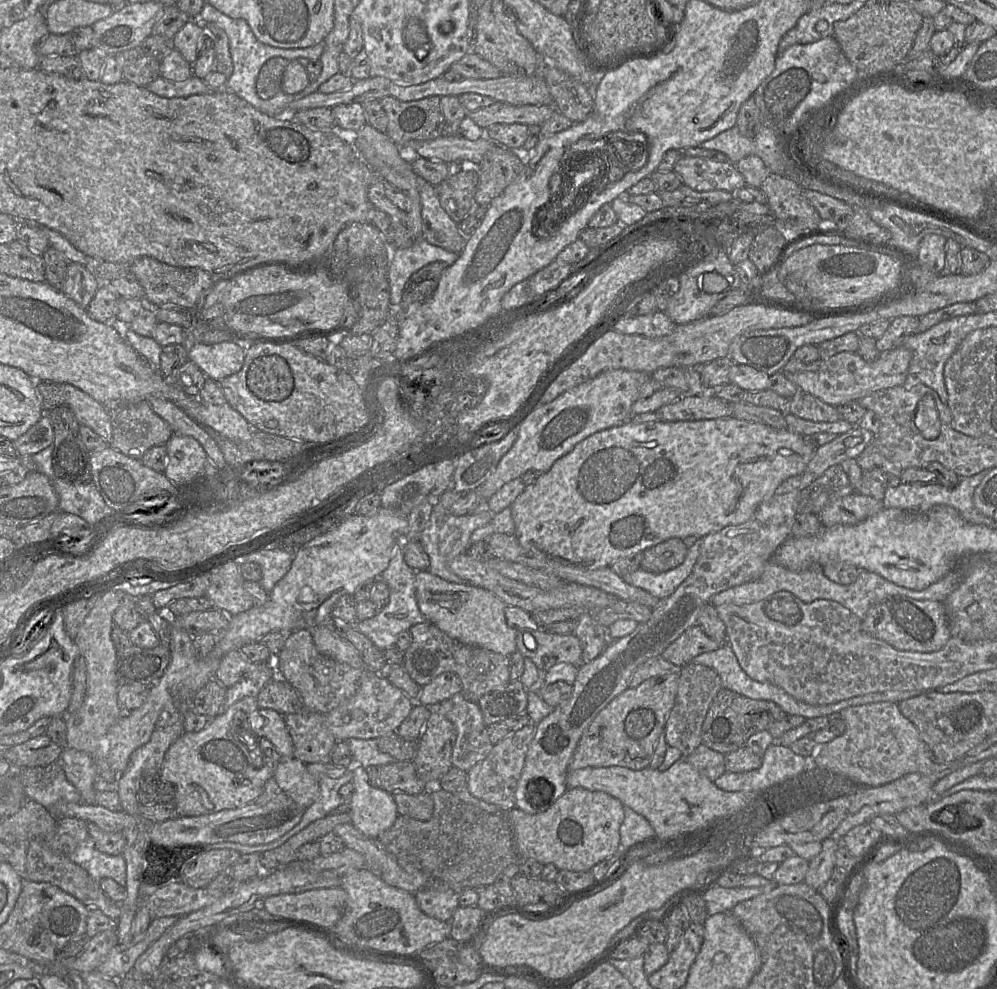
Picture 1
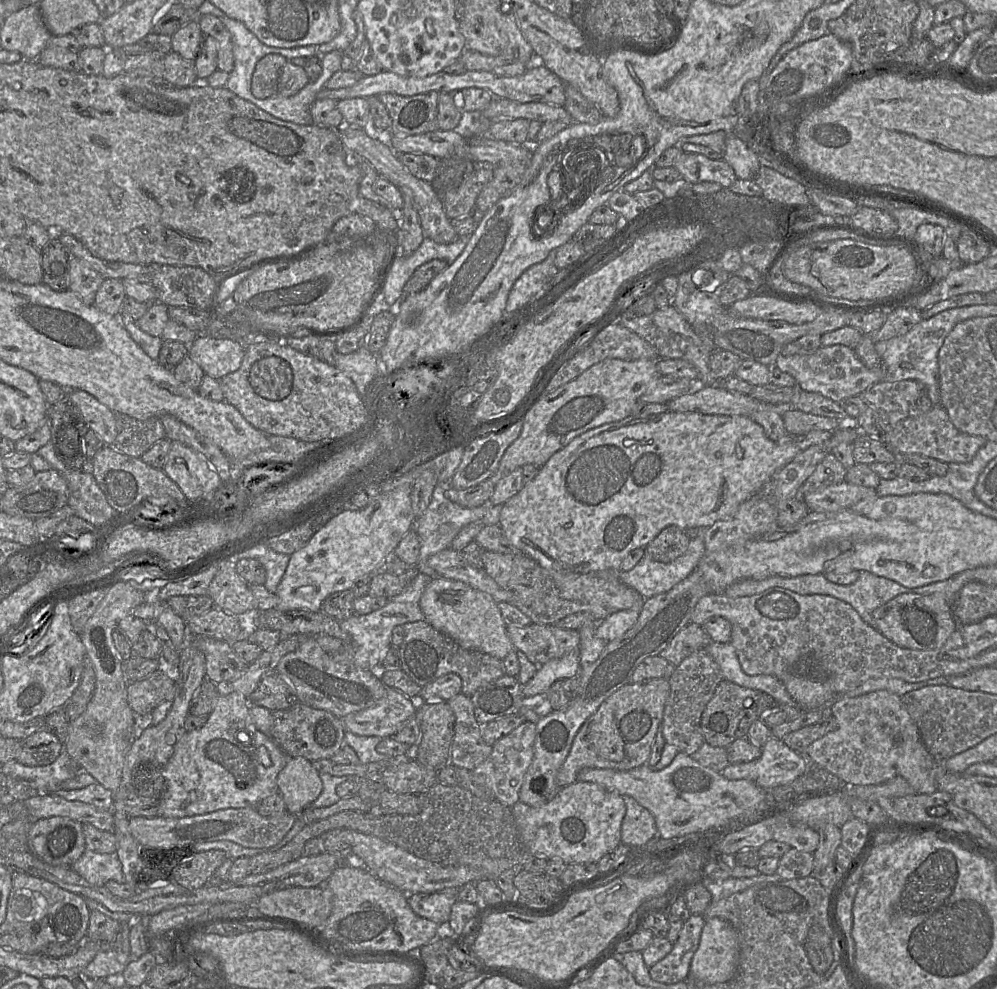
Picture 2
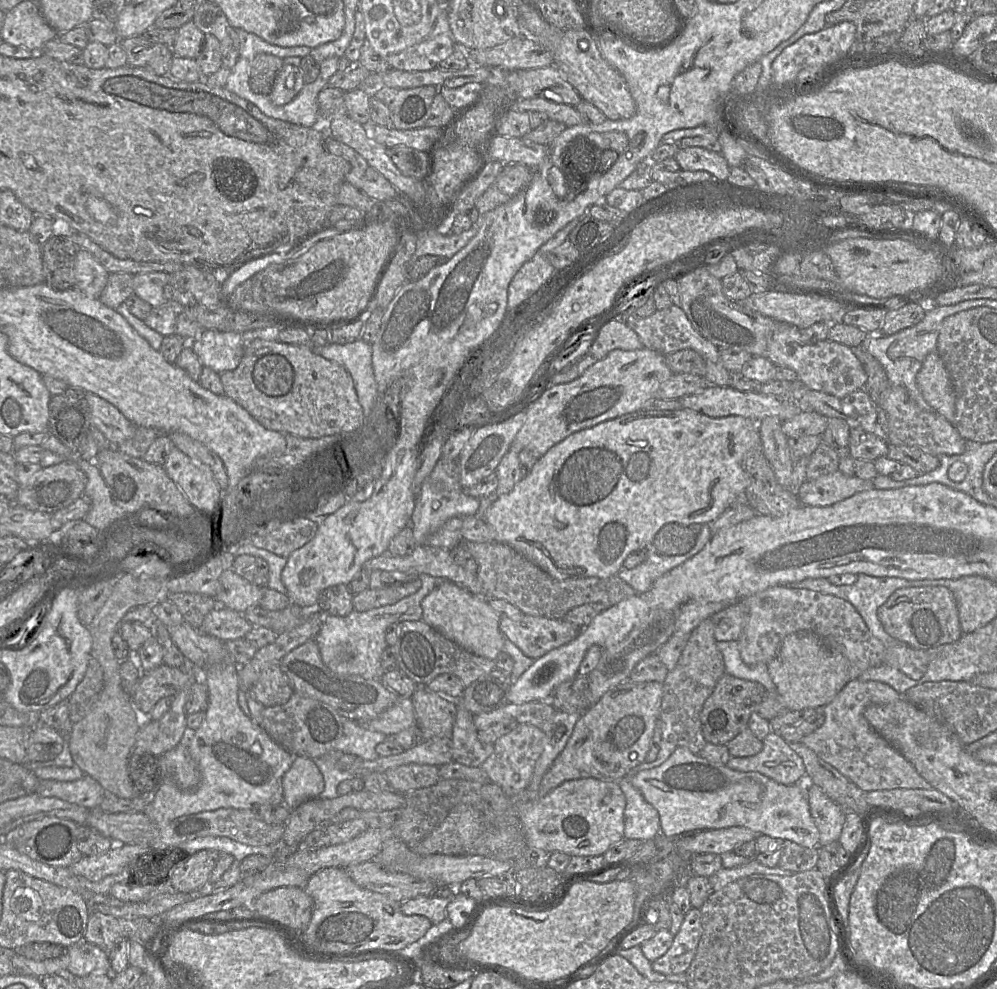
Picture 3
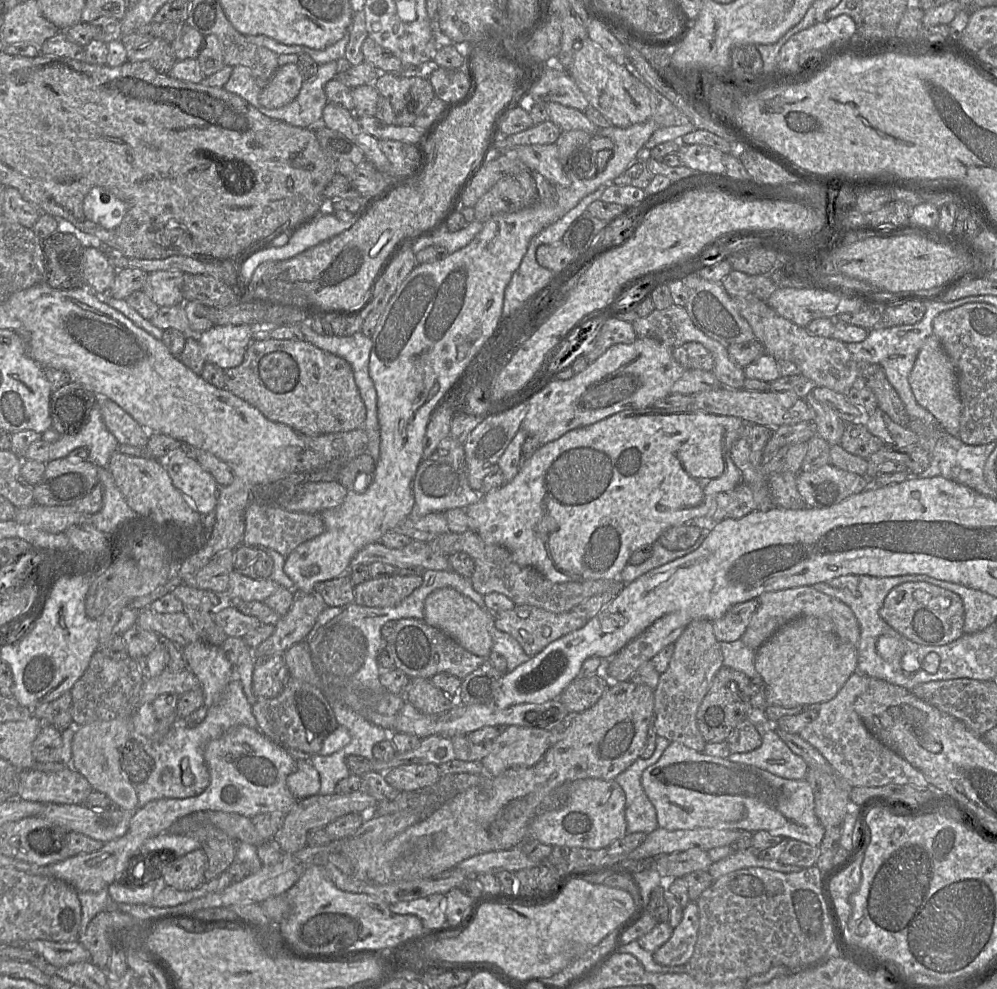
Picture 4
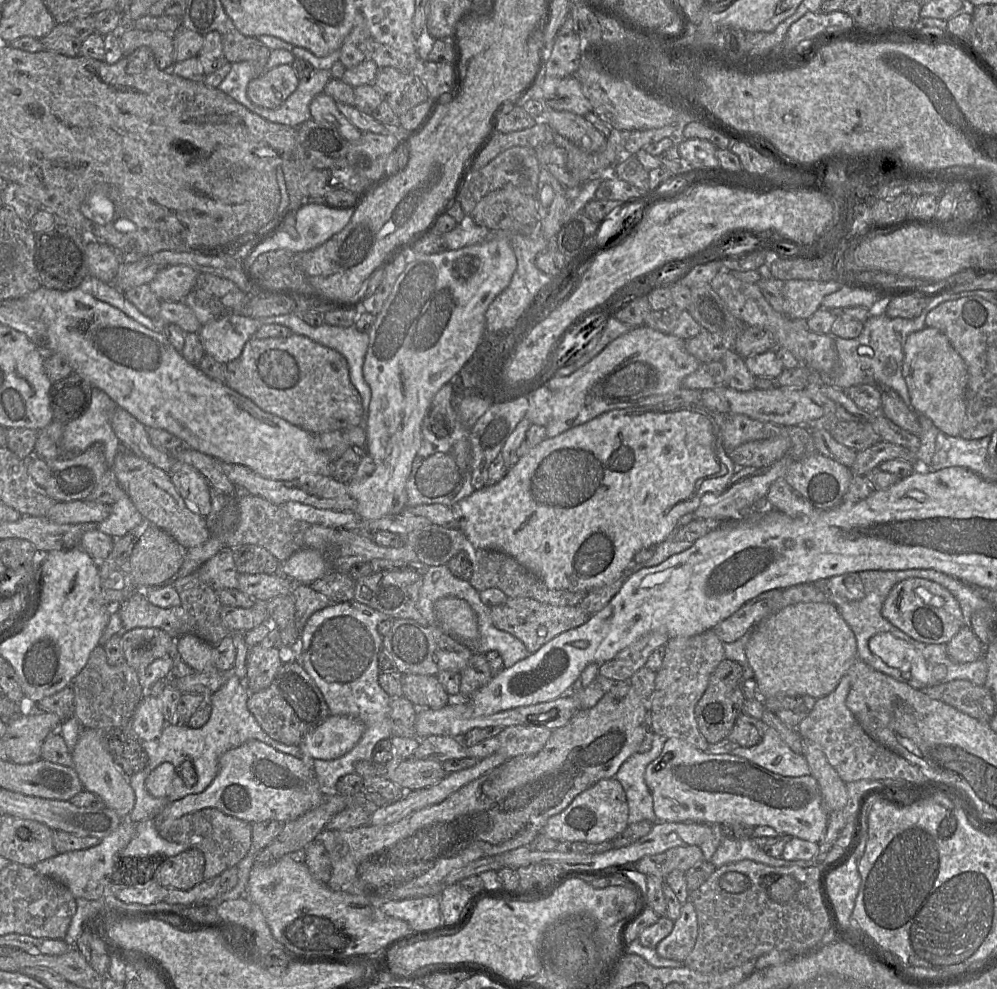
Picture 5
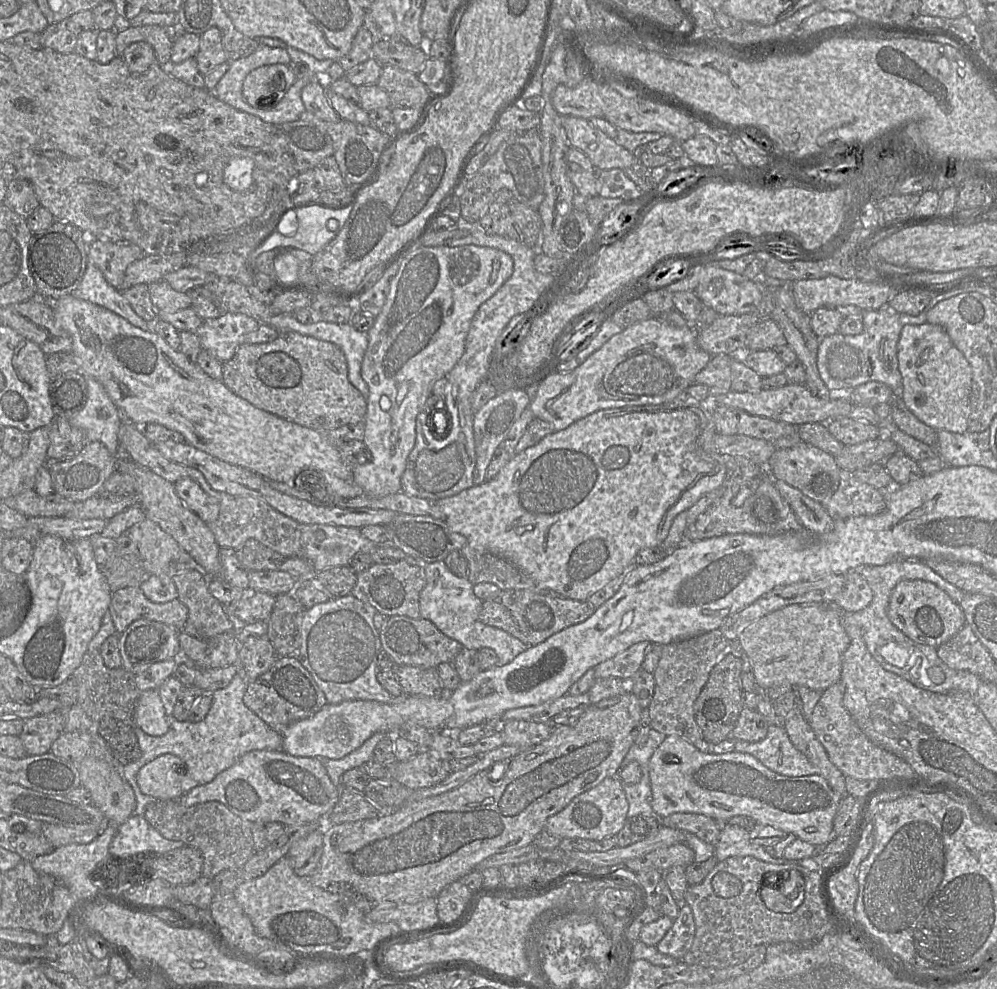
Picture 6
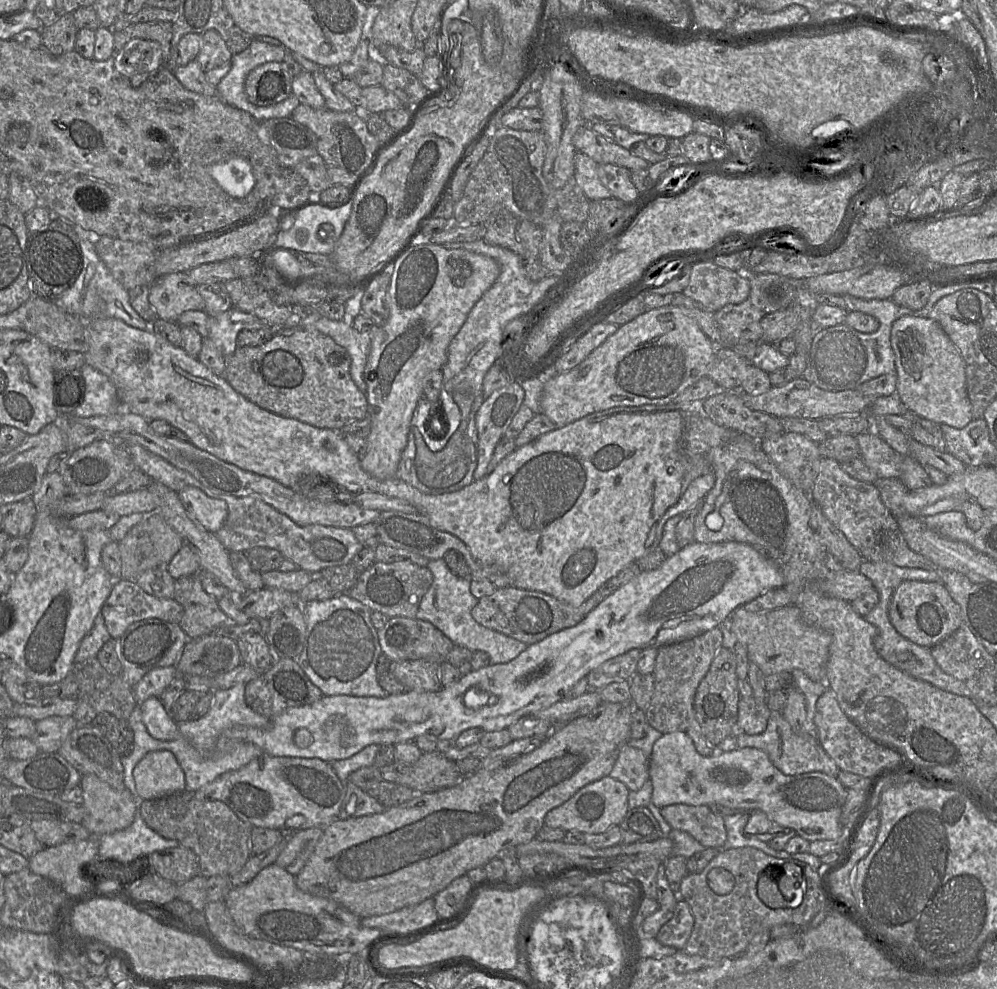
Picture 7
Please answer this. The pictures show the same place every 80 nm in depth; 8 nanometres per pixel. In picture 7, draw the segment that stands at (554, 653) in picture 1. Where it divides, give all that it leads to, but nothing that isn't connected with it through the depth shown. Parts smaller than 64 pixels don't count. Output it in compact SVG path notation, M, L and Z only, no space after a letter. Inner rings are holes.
M508 586L496 588L493 594L478 599L471 615L479 624L531 645L562 629L577 625L602 601L598 590L581 605L572 606L539 591Z

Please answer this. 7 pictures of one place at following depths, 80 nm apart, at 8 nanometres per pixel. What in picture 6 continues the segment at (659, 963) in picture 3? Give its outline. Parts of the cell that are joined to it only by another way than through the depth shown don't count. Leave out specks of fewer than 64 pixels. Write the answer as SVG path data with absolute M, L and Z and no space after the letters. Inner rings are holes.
M685 902L678 916L661 941L655 946L660 953L681 960L690 949L695 936L695 920L691 907Z

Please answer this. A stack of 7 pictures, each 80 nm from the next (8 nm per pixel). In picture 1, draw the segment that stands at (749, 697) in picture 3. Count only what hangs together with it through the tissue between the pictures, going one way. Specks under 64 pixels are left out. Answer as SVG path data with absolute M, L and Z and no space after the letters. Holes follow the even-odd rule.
M722 687L713 699L703 722L702 744L722 754L730 753L745 747L750 736L768 730L771 722L783 720L786 714L772 701L750 699Z

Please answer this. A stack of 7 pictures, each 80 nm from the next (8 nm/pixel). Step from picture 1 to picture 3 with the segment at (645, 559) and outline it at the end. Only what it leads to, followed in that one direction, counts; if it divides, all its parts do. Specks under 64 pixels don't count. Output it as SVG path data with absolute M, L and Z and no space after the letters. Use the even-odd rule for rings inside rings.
M668 523L655 535L651 546L662 555L682 555L692 549L696 538L689 526Z

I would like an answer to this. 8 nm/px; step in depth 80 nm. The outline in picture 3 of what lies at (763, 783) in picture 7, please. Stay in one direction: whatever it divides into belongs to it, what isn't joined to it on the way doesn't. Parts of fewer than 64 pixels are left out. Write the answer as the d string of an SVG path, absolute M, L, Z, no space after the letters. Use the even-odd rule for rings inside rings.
M678 746L660 766L638 772L631 777L632 785L659 814L660 834L668 838L704 830L744 826L757 834L789 840L807 848L818 848L819 831L810 814L808 802L808 781L806 775L798 784L780 784L758 772L740 772L726 765L714 763L692 753L686 747Z

